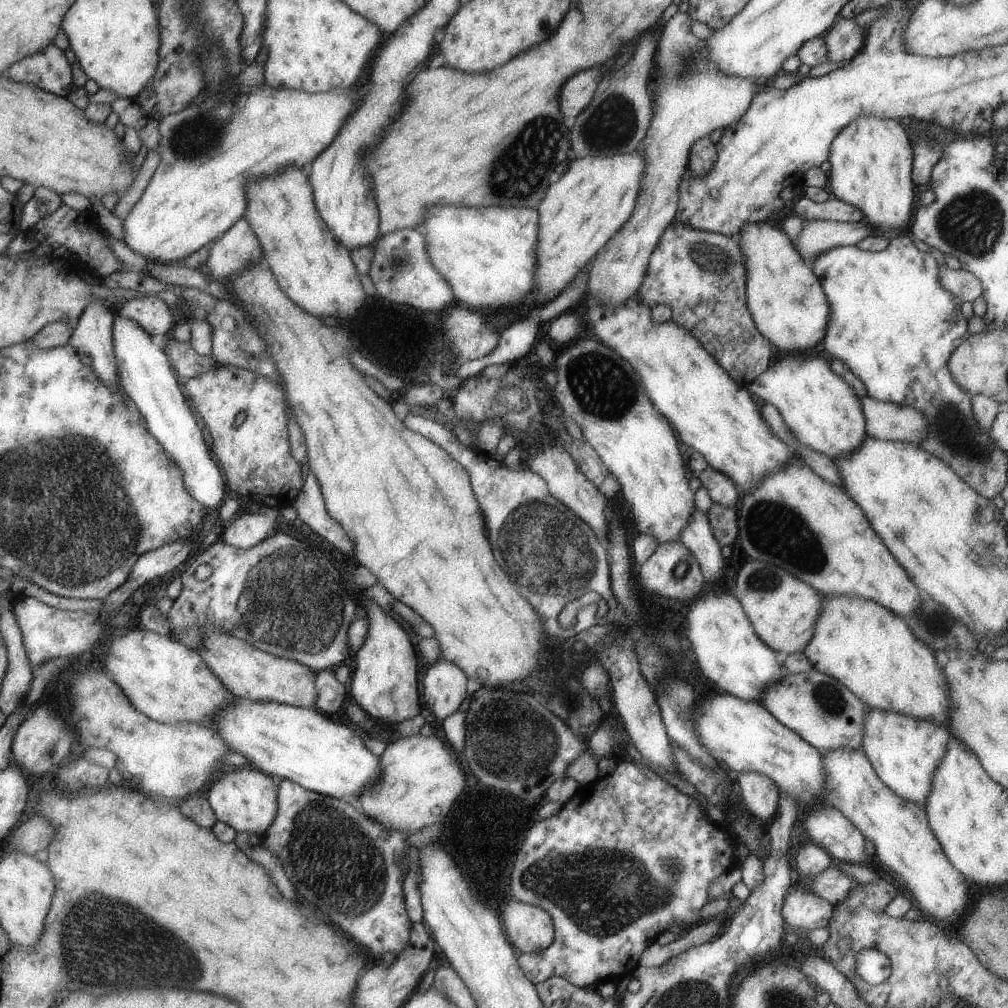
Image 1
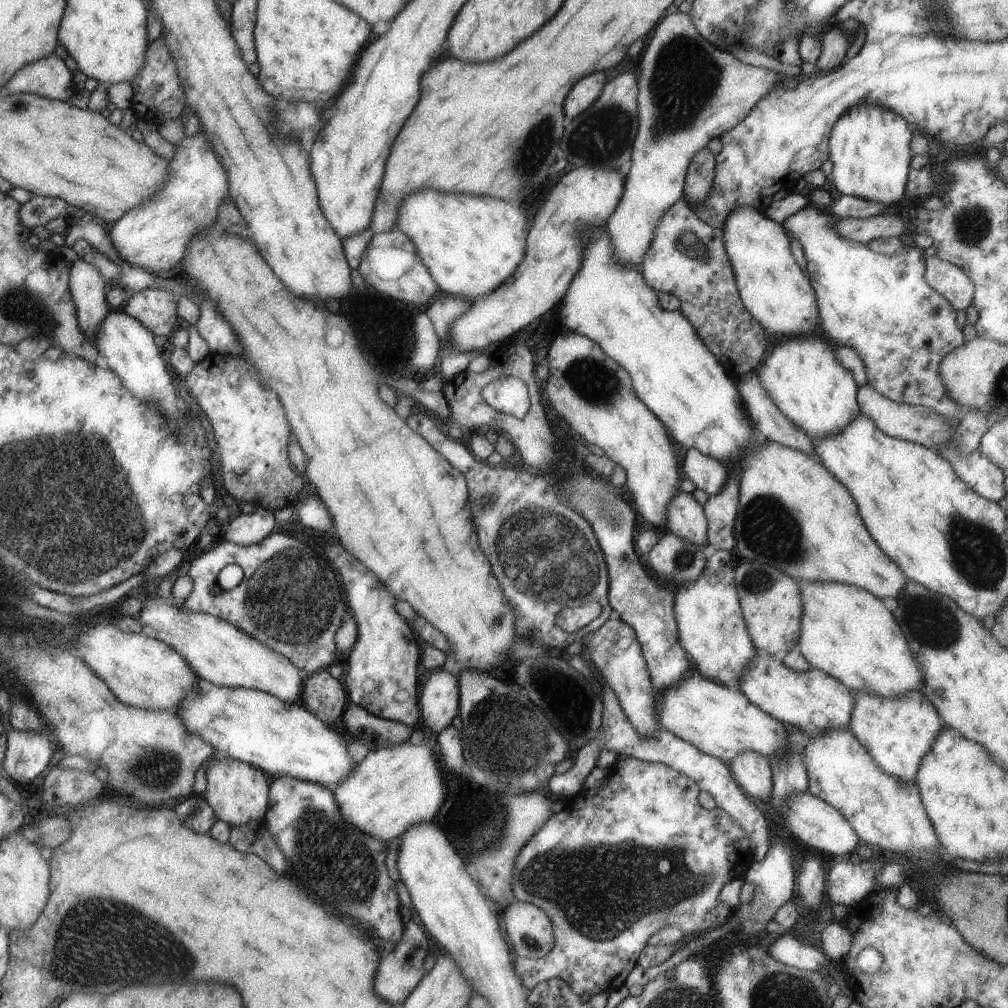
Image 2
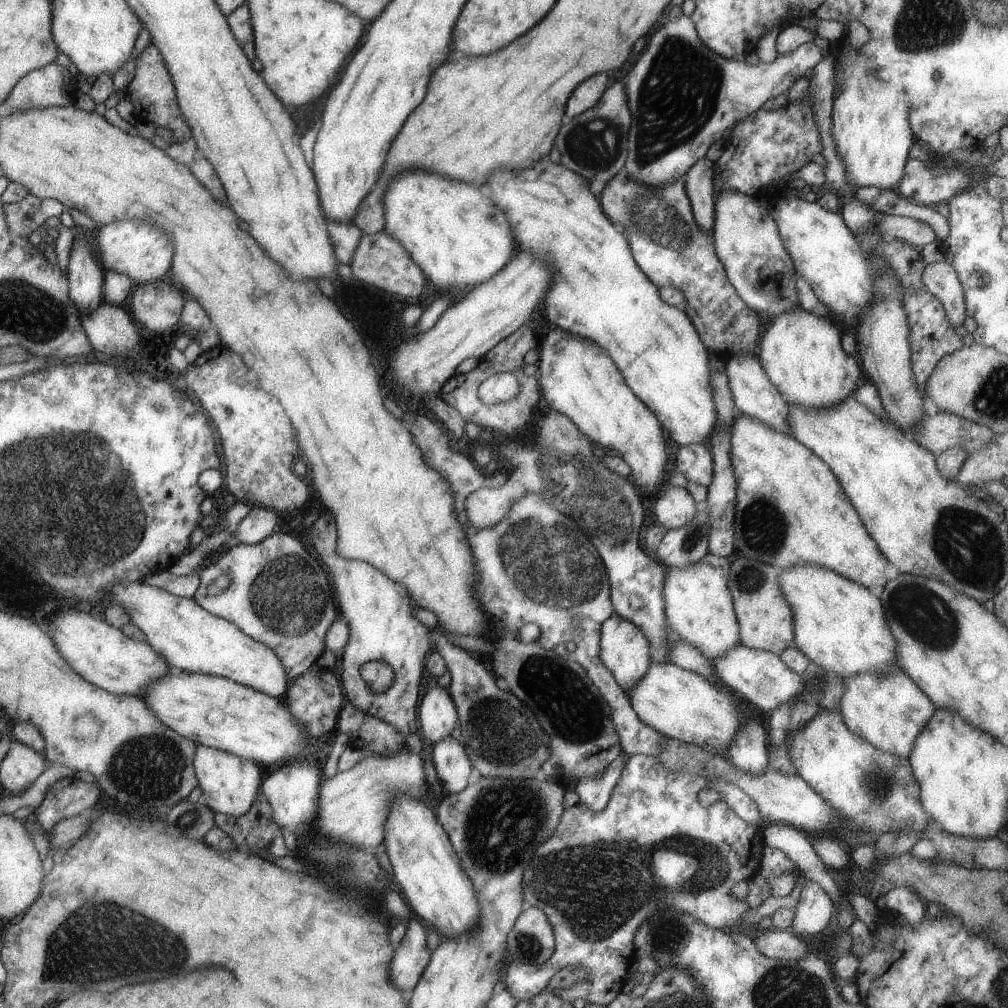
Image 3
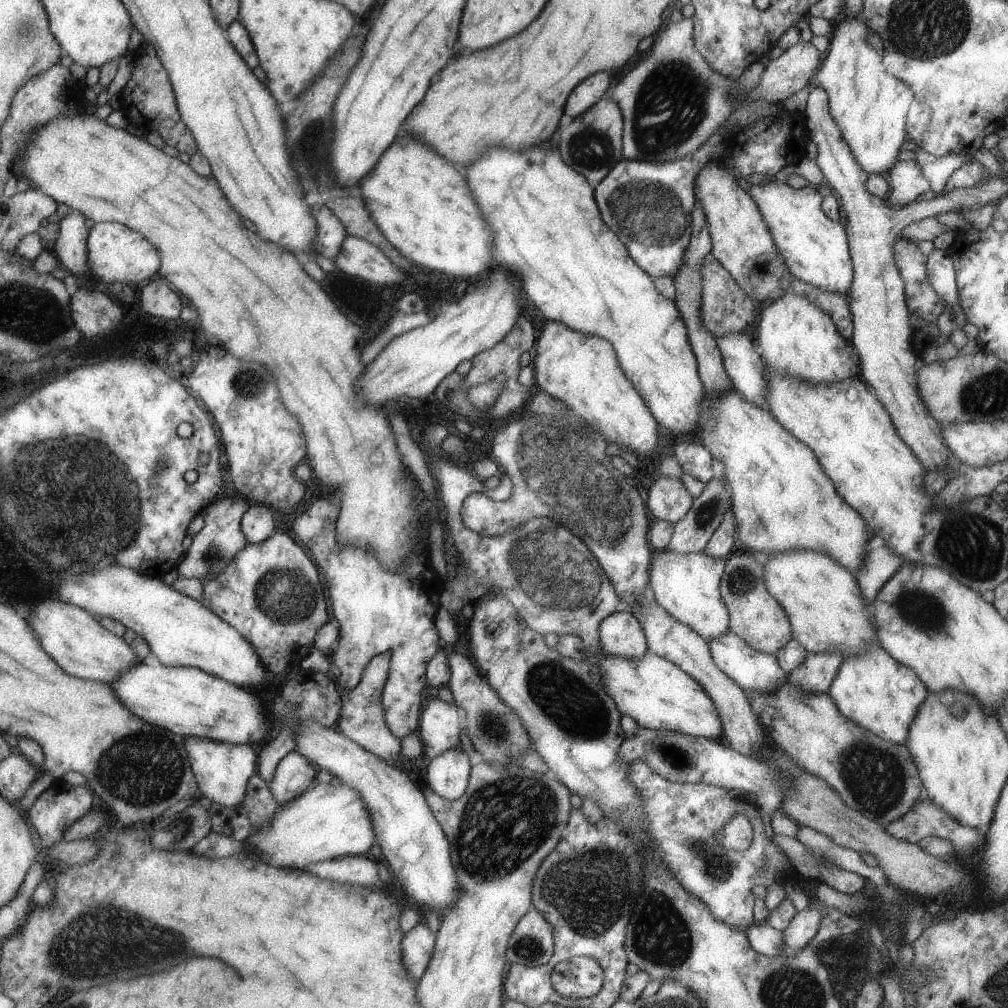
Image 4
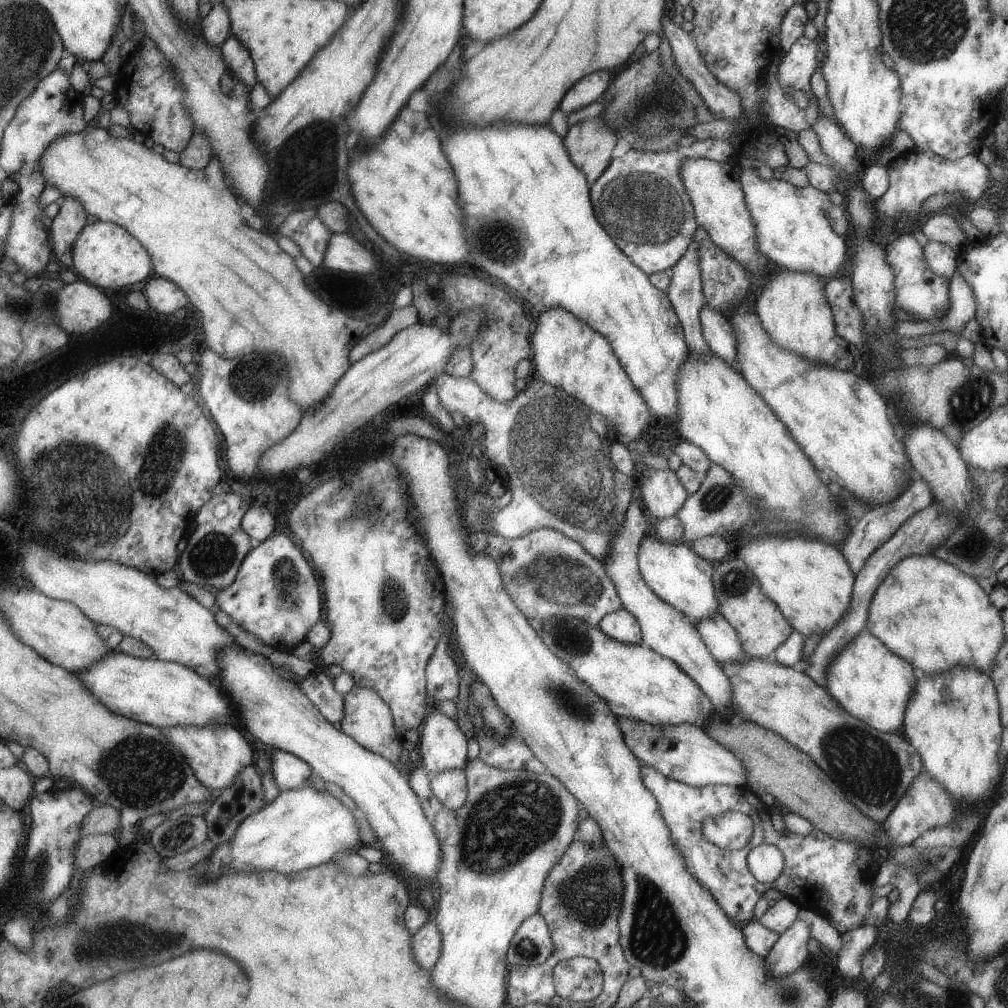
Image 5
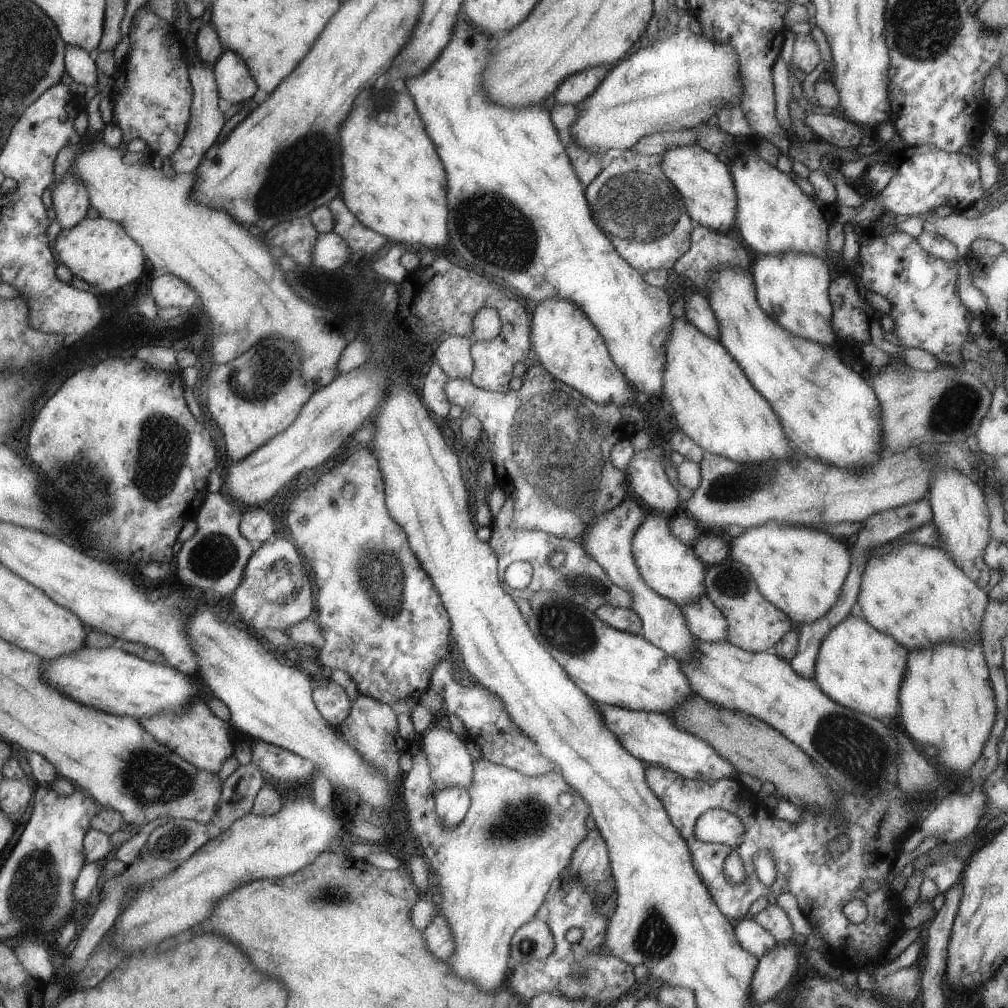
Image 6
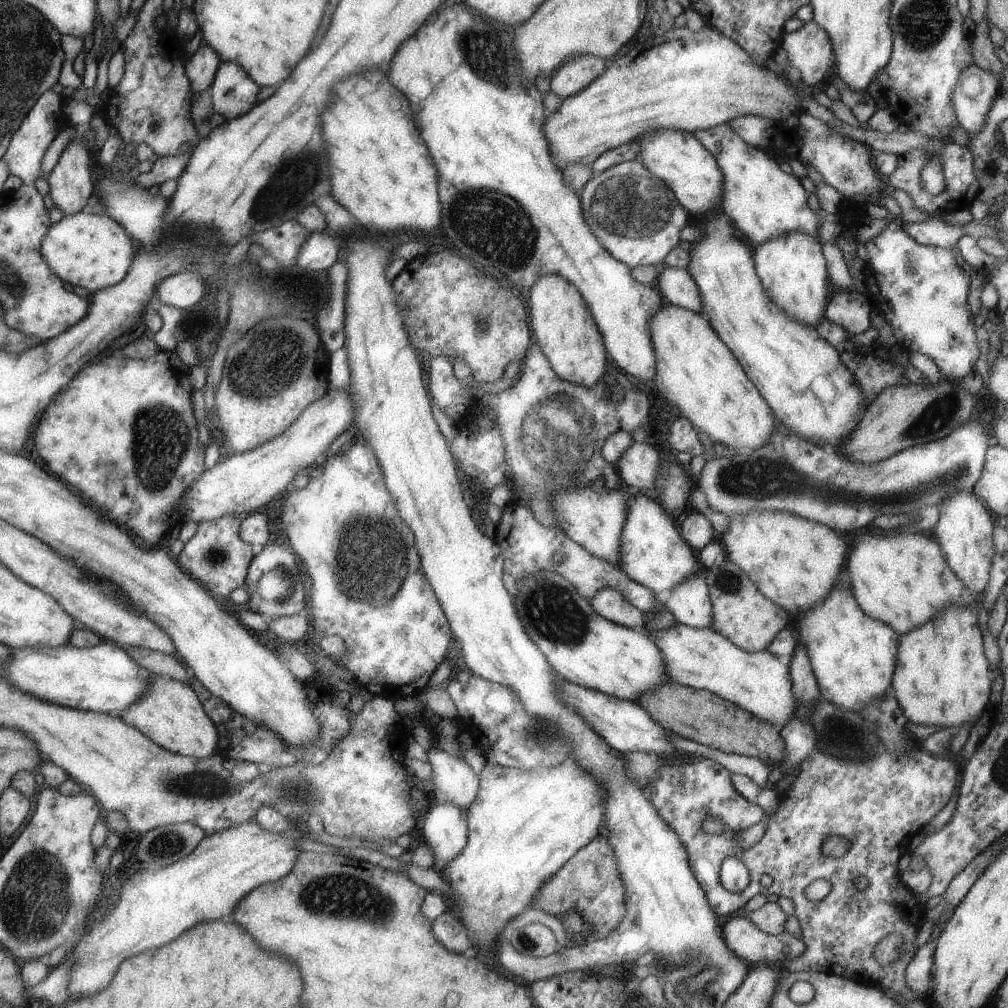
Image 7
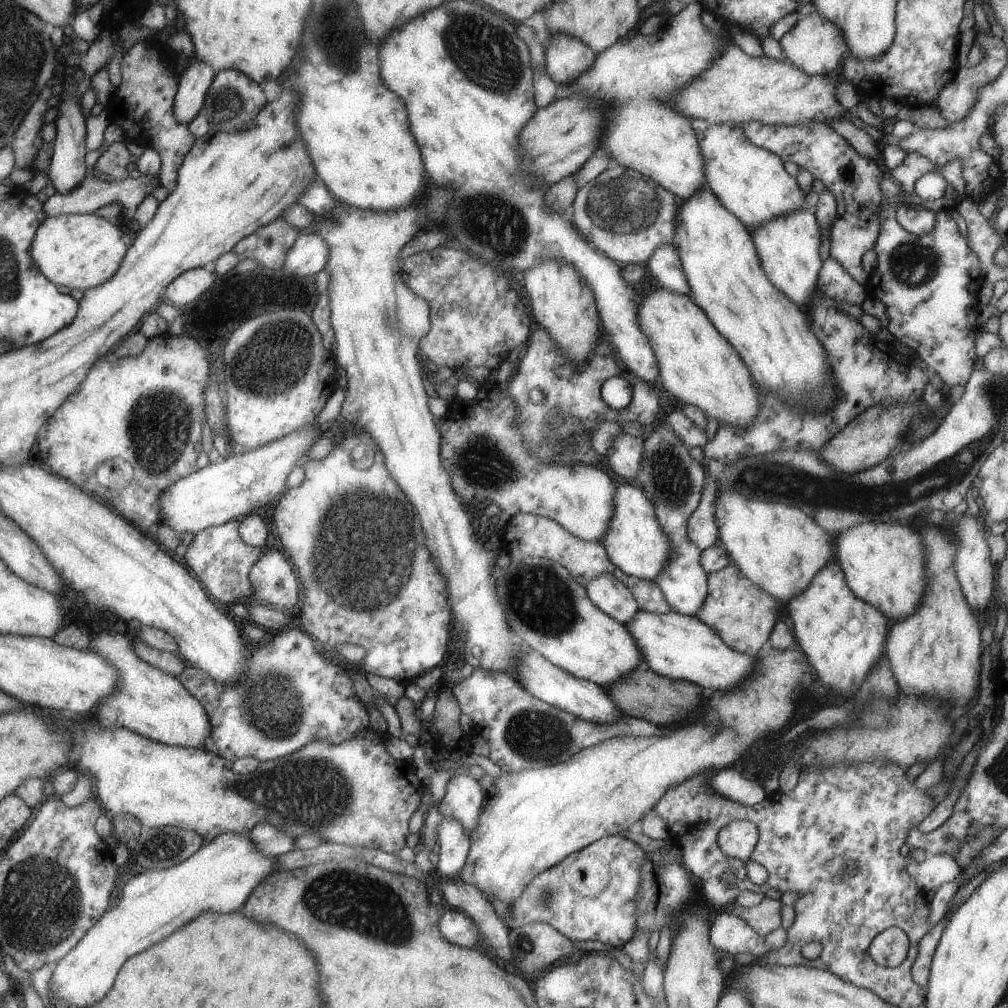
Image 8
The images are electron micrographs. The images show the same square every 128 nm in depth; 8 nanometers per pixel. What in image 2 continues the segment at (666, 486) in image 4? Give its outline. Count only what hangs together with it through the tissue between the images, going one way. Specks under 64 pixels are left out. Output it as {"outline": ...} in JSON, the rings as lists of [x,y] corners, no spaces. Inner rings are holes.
{"outline":[[[678,491],[669,504],[665,506],[665,526],[669,532],[689,540],[691,544],[706,544],[704,552],[709,552],[707,544],[707,521],[702,505],[694,498],[692,493]]]}

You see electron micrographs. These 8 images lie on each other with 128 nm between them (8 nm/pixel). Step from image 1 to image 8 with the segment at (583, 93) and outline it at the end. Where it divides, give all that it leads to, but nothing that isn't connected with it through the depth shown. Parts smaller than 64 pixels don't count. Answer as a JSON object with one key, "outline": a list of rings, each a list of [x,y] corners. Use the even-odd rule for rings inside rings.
{"outline":[[[565,34],[553,36],[543,53],[545,72],[556,86],[573,82],[579,74],[589,70],[595,60],[595,53],[589,46]]]}

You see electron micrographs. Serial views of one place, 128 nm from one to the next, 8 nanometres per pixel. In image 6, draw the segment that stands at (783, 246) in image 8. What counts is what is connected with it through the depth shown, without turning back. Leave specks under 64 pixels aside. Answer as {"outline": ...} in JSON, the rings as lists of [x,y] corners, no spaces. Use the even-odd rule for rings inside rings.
{"outline":[[[799,252],[776,256],[764,255],[753,264],[751,274],[755,301],[767,317],[792,336],[824,345],[837,352],[839,356],[839,338],[833,333],[831,325],[828,260],[823,261],[812,255],[801,255]]]}

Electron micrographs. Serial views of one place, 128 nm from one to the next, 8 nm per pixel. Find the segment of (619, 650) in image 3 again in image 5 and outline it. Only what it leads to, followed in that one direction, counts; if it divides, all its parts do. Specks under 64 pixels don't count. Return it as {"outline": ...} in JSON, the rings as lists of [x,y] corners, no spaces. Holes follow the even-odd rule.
{"outline":[[[623,608],[602,616],[598,627],[605,636],[623,644],[640,644],[641,642],[639,623]]]}

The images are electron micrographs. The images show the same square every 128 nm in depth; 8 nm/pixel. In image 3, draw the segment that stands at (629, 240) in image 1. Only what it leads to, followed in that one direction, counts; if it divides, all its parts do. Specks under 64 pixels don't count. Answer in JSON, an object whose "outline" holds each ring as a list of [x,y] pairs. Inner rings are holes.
{"outline":[[[681,15],[679,18],[665,22],[663,28],[655,30],[649,38],[645,52],[639,54],[633,64],[625,90],[627,90],[627,108],[631,115],[627,130],[627,156],[624,162],[626,174],[631,180],[641,180],[641,184],[671,184],[673,180],[684,176],[685,172],[697,160],[705,157],[707,148],[713,142],[725,137],[725,130],[737,120],[744,119],[759,109],[764,102],[775,98],[788,90],[795,80],[803,77],[806,70],[815,68],[823,58],[824,51],[813,41],[800,44],[787,54],[779,54],[771,63],[750,65],[746,62],[727,60],[709,52],[703,44],[697,46],[698,36],[691,17]]]}

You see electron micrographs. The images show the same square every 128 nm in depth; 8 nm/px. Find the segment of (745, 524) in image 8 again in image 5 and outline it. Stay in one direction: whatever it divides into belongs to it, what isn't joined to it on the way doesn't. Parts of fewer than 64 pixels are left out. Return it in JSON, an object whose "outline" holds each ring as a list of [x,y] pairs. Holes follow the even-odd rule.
{"outline":[[[757,536],[734,554],[757,577],[761,594],[777,606],[792,630],[804,638],[823,634],[837,624],[851,602],[854,574],[839,546],[805,536]]]}

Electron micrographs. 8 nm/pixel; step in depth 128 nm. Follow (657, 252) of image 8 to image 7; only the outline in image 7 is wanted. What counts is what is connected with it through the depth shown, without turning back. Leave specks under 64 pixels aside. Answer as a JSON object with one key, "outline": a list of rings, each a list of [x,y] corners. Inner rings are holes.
{"outline":[[[673,266],[657,267],[657,286],[663,300],[691,310],[695,314],[702,314],[703,306],[699,300],[697,285],[686,268],[673,268]]]}

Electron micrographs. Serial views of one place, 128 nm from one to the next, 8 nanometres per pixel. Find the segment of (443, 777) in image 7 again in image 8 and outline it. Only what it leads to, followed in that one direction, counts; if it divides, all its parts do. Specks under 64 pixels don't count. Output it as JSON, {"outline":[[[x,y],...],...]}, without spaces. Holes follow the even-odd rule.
{"outline":[[[463,770],[457,771],[447,782],[445,794],[438,804],[443,818],[453,818],[469,834],[477,826],[481,800],[485,798],[479,782]]]}

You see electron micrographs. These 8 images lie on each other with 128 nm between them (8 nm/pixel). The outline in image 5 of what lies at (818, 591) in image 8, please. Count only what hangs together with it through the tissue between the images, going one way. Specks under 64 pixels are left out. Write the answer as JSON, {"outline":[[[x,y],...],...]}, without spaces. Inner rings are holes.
{"outline":[[[862,631],[829,660],[824,688],[851,716],[879,732],[891,734],[900,731],[903,724],[905,704],[915,688],[914,668],[901,656],[889,652],[889,648],[873,634]]]}

